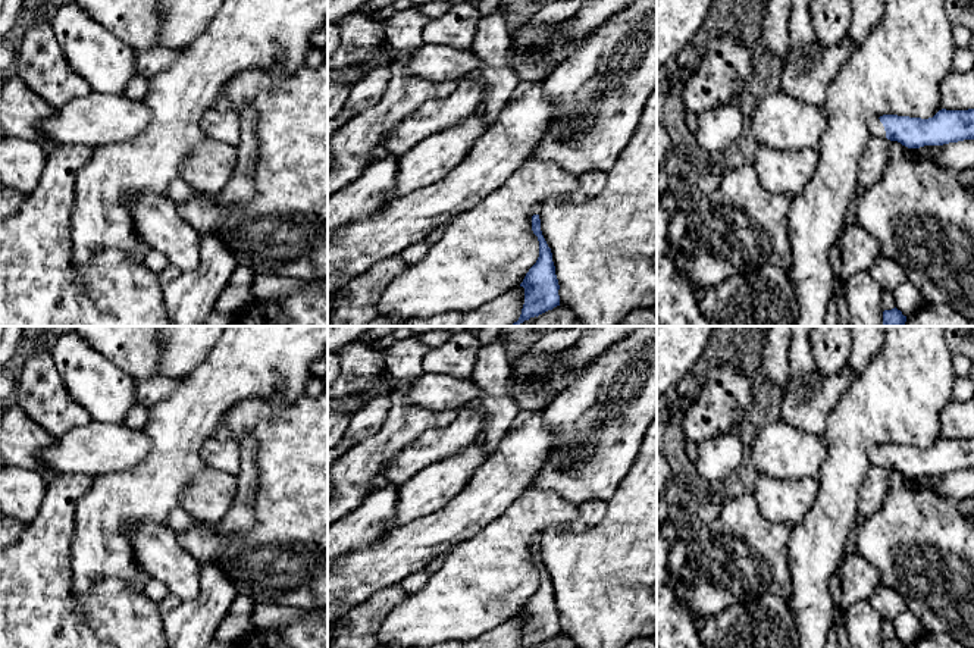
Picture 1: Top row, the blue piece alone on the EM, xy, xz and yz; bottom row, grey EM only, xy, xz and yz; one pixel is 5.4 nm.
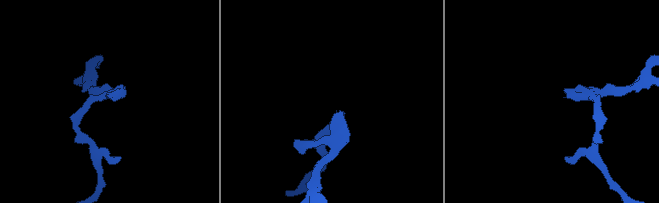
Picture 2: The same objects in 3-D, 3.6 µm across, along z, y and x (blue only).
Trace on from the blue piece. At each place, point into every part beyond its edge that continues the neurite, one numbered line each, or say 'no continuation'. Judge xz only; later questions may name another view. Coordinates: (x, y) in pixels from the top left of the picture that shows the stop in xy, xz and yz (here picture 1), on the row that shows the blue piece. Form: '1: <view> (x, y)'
1: xz (558, 199)

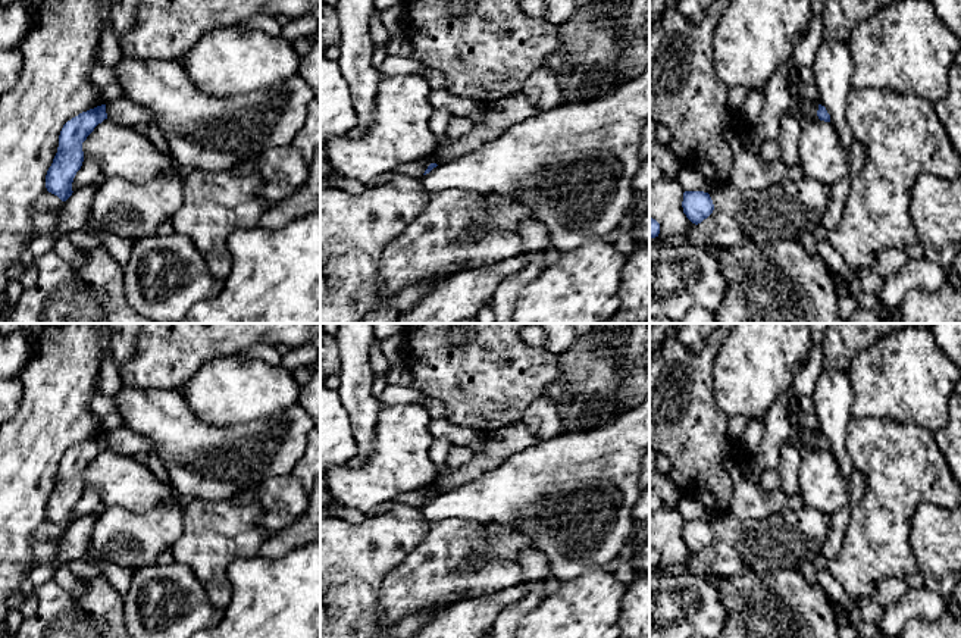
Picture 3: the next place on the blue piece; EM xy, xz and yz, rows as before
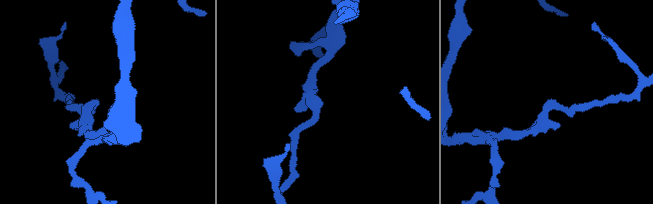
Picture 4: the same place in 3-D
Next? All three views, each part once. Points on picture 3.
no continuation

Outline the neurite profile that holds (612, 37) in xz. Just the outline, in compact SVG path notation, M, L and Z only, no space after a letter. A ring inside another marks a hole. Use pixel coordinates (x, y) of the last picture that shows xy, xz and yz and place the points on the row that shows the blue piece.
M575 0L575 15L557 25L560 46L551 53L544 68L554 72L558 78L561 91L561 103L580 103L583 98L579 91L583 84L583 75L592 69L598 72L605 81L610 82L610 88L595 96L592 100L602 97L620 85L633 81L649 69L649 0Z

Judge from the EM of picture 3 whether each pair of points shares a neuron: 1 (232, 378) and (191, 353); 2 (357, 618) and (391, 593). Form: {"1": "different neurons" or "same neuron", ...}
{"1": "different neurons", "2": "different neurons"}

